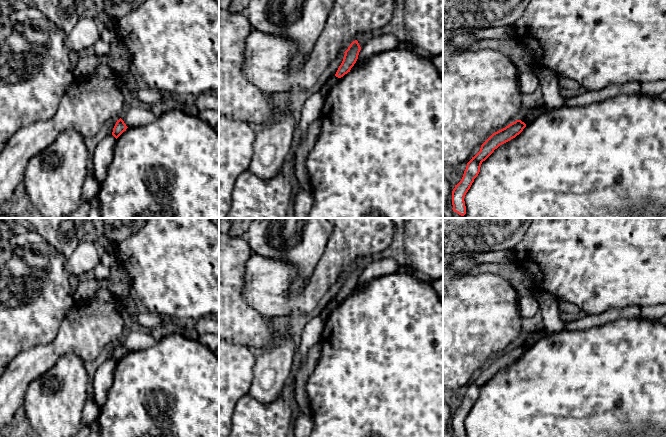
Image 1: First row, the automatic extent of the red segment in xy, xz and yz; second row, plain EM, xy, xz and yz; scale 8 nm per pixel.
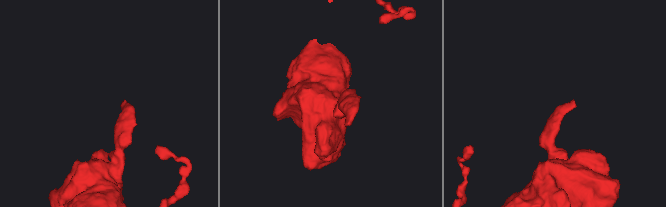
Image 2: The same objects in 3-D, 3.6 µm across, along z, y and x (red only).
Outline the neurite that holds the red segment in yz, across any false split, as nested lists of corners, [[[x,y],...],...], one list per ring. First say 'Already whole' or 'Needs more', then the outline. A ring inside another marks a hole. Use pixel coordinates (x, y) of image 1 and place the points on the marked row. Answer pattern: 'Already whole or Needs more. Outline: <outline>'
Already whole. Outline: [[[516,120],[505,128],[493,133],[481,145],[480,151],[467,163],[461,181],[455,185],[455,188],[452,191],[452,209],[454,212],[461,216],[466,214],[464,198],[474,182],[474,179],[478,176],[482,162],[485,161],[500,145],[519,135],[525,127],[526,124],[524,122]]]

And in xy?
Already whole. Outline: [[[120,118],[119,120],[117,120],[113,128],[112,135],[117,139],[124,131],[126,131],[127,128],[128,127],[124,123],[124,121]]]

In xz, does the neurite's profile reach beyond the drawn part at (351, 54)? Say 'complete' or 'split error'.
complete

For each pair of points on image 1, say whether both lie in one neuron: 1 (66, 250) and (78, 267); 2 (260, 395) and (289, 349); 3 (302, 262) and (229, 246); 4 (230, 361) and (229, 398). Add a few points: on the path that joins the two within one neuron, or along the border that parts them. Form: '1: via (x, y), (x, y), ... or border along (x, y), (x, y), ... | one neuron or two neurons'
1: border along (85, 238), (66, 259) | two neurons
2: via (273, 389), (279, 383), (281, 362) | one neuron
3: border along (246, 240), (254, 253) | two neurons
4: via (229, 370), (229, 389) | one neuron

